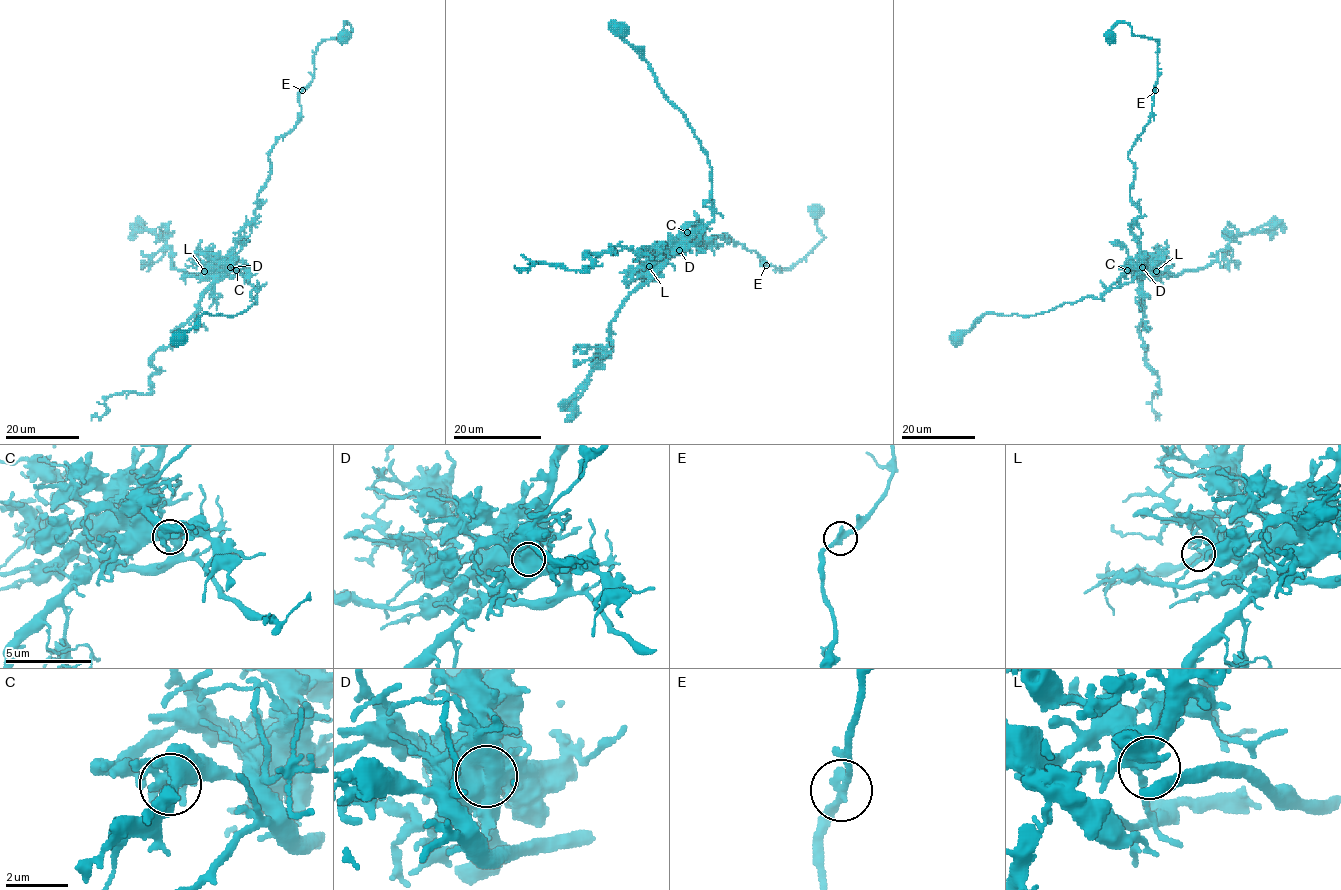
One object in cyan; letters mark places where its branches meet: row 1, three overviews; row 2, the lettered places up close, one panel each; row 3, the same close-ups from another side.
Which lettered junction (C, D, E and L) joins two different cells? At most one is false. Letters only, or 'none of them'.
D

